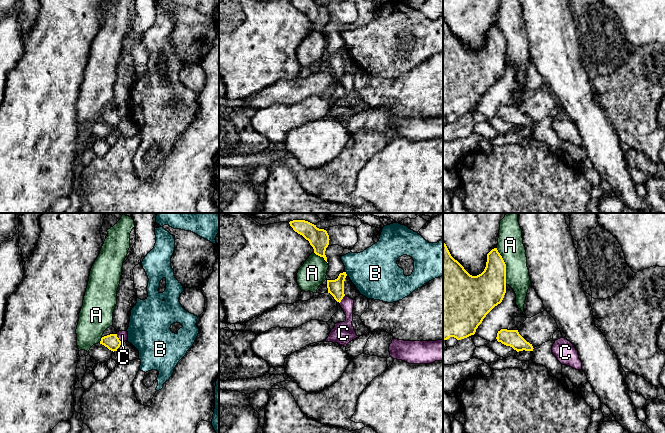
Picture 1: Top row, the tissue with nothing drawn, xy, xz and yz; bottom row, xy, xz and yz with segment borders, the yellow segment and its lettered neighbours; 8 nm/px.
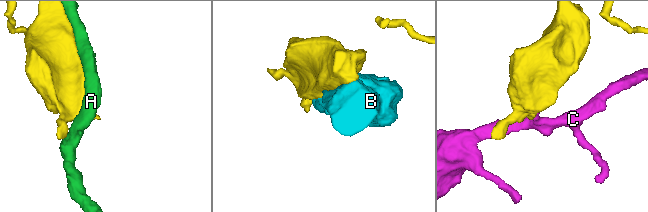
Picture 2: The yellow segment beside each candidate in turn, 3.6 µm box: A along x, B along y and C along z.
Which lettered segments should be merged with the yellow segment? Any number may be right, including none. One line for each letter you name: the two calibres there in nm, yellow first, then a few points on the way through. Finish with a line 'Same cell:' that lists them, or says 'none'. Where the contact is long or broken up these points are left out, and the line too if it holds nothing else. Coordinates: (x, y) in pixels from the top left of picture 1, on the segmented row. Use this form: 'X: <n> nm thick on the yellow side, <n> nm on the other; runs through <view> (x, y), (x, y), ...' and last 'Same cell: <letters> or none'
Same cell: none

